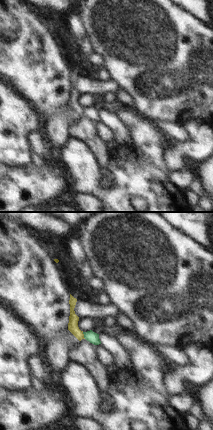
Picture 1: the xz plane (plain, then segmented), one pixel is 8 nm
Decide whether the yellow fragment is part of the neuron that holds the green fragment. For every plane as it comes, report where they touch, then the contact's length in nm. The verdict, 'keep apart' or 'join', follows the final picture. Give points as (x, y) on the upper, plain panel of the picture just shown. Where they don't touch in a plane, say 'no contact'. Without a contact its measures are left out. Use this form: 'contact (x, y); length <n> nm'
contact (84, 111); length 60 nm

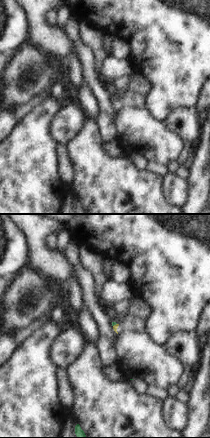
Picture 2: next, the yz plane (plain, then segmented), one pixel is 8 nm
contact (114, 100); length 40 nm

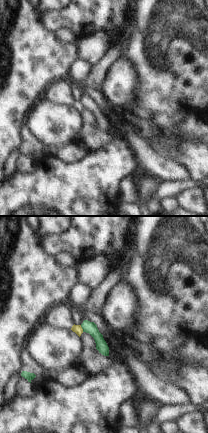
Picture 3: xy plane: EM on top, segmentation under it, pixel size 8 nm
contact (82, 104); length 60 nm

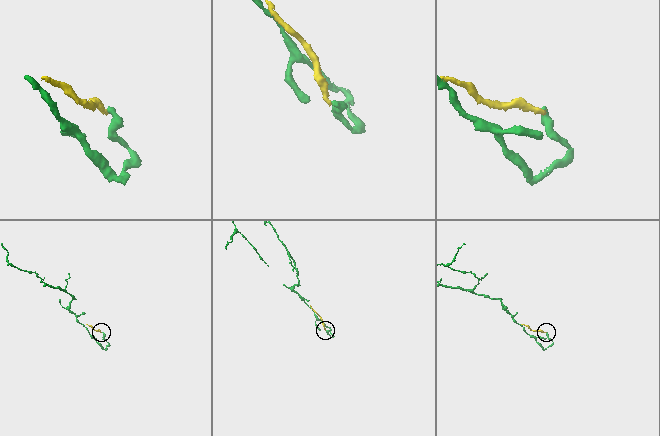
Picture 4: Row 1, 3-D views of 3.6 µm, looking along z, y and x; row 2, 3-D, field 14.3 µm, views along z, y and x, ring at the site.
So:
keep apart

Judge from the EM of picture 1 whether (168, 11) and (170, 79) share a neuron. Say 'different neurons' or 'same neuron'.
same neuron

